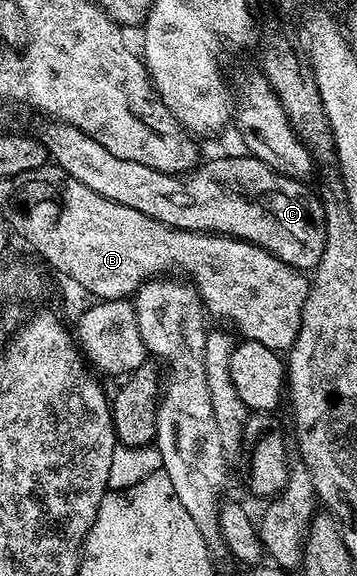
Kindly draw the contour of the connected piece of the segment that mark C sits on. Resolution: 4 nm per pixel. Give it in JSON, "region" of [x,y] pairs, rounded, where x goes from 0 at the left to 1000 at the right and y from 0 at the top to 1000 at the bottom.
{"region":[[[129,214],[112,233],[112,243],[143,269],[148,285],[162,286],[190,304],[202,304],[202,311],[213,311],[224,318],[235,318],[235,325],[249,325],[255,332],[269,332],[269,339],[291,339],[291,345],[314,345],[314,352],[336,352],[347,359],[370,359],[370,366],[392,366],[403,373],[415,373],[426,380],[437,380],[448,387],[459,387],[485,398],[538,398],[560,401],[571,391],[622,391],[625,398],[655,398],[655,411],[669,405],[700,405],[700,411],[723,411],[723,377],[734,377],[734,384],[745,384],[745,432],[756,434],[768,444],[790,439],[784,451],[793,446],[812,446],[812,455],[835,453],[826,467],[838,470],[877,469],[888,446],[899,443],[902,431],[913,420],[908,410],[908,385],[913,370],[902,365],[902,351],[894,349],[894,337],[866,319],[832,314],[815,307],[798,307],[790,300],[776,300],[762,290],[751,290],[751,283],[739,283],[728,276],[697,269],[675,269],[678,273],[599,273],[591,280],[569,278],[563,285],[532,295],[518,304],[496,300],[462,300],[459,297],[437,297],[426,290],[403,290],[403,283],[370,283],[370,276],[333,276],[328,269],[314,269],[314,262],[303,262],[303,255],[280,255],[280,248],[269,248],[269,241],[252,240],[235,229],[218,226],[207,219],[182,217],[176,214]]]}

